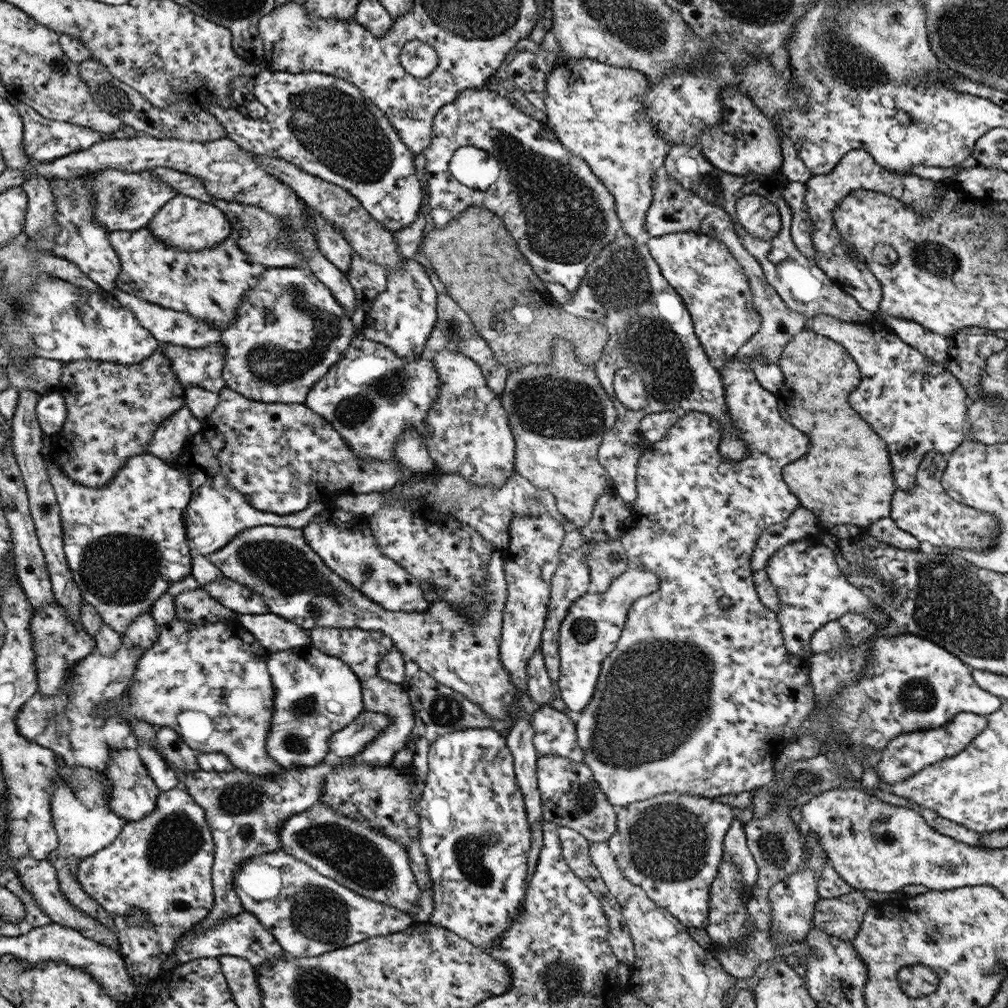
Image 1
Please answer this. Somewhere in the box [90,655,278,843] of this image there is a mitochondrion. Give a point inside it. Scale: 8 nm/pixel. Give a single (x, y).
(241, 798)

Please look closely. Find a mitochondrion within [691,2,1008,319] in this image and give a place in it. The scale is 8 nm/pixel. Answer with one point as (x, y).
(834, 52)

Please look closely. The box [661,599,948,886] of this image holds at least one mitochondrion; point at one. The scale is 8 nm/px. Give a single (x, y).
(917, 696)

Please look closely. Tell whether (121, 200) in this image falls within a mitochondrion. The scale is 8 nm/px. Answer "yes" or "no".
yes

